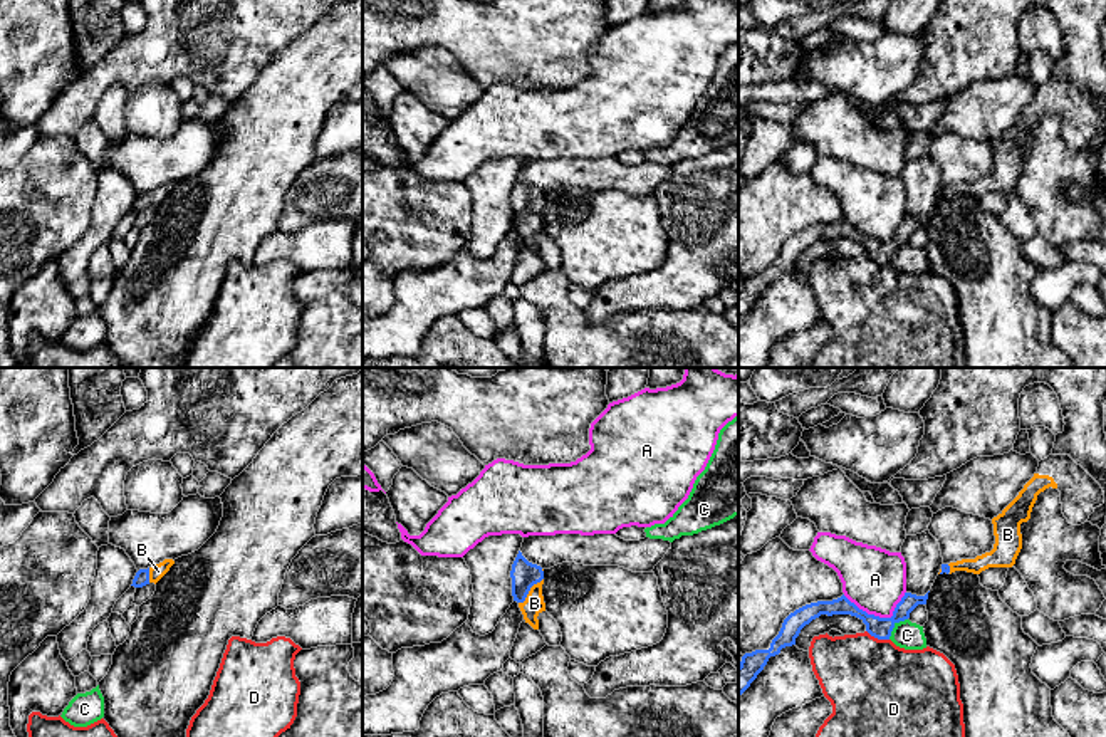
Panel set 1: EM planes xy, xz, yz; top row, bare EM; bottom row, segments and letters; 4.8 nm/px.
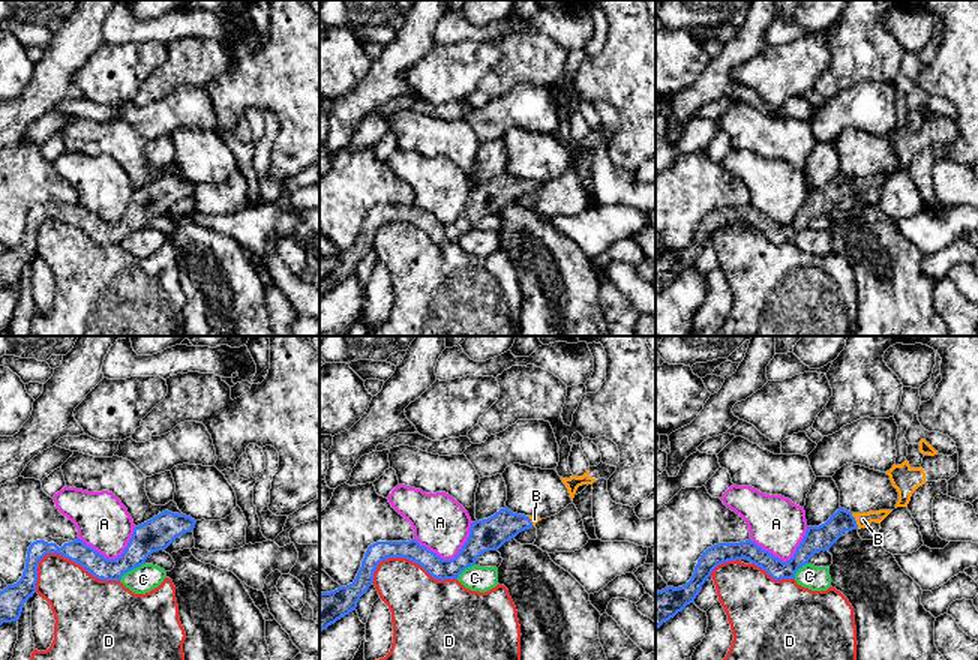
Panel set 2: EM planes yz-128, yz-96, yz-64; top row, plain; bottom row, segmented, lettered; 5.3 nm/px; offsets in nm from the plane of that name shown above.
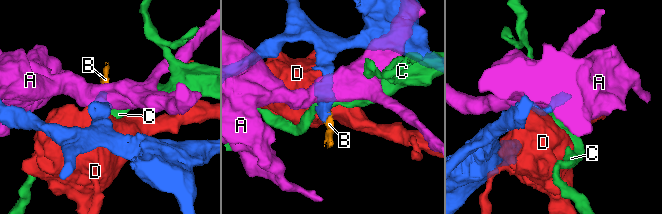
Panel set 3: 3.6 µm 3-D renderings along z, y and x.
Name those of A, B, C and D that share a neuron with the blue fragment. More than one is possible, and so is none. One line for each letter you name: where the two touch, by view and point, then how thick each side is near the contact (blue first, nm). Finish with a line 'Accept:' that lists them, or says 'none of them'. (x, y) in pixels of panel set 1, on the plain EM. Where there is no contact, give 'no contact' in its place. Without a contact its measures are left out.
B: contact xz (529, 214); calibres 130 and 100 nm
Accept: B

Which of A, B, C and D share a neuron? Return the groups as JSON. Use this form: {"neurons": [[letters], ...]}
{"neurons": [["A"], ["B"], ["C"], ["D"]]}

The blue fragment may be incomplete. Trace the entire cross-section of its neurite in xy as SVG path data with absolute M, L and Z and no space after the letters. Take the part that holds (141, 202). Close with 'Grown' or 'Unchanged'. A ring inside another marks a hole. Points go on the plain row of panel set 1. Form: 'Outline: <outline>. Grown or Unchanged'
Outline: M164 183L163 186L148 191L148 193L139 193L133 203L134 212L143 212L149 206L158 206L168 195L170 191L175 188L173 183Z. Grown

